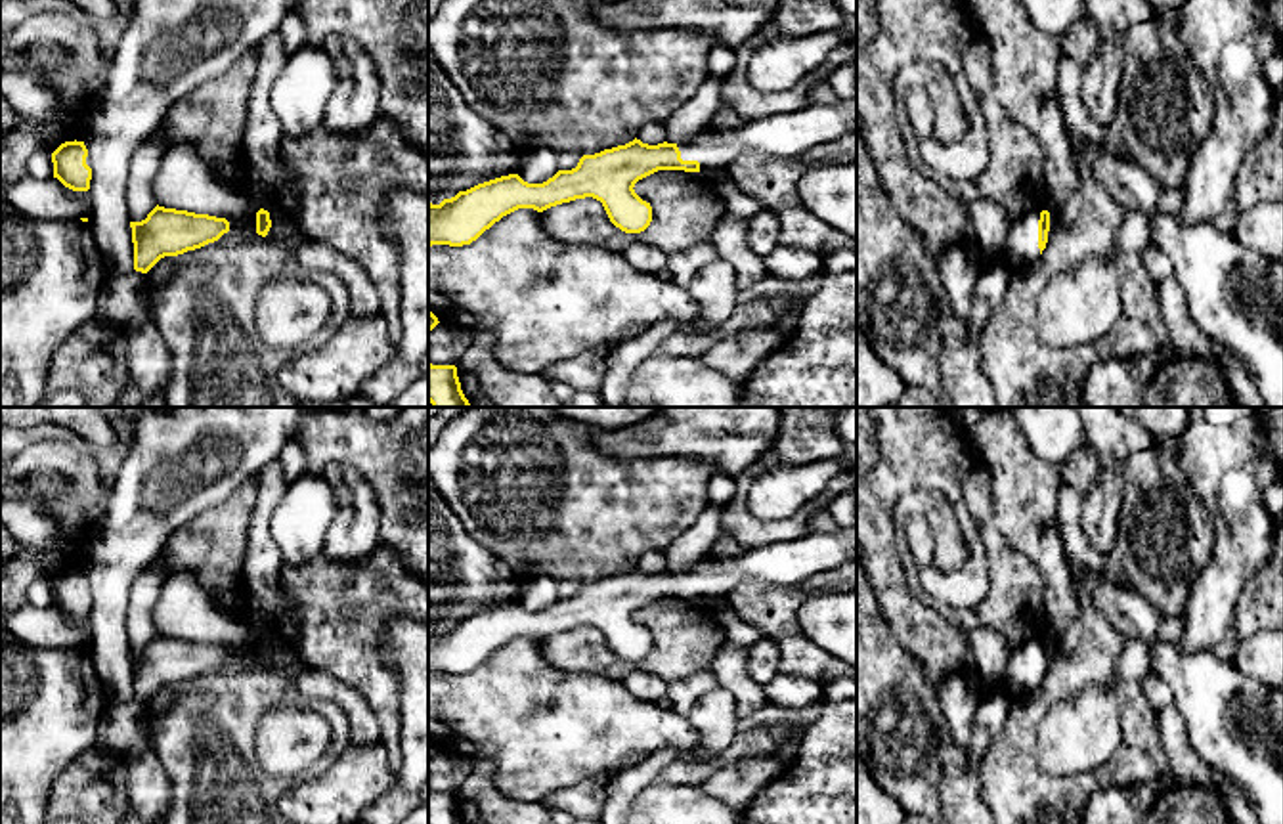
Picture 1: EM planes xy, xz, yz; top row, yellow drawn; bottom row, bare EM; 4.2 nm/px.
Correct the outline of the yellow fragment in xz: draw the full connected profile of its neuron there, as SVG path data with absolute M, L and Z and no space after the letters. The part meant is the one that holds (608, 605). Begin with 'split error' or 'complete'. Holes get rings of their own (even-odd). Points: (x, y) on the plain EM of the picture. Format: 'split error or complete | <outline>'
split error | M857 524L757 545L734 558L706 558L683 572L648 574L635 566L625 574L583 583L576 596L558 598L543 612L528 612L518 602L509 602L459 619L440 633L428 631L428 675L470 673L518 637L543 640L585 625L600 629L610 650L621 660L641 661L652 650L652 635L633 616L658 598L711 604L740 581L792 587L849 558L857 558Z

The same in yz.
split error | M1031 637L1011 652L1002 684L1010 688L1013 696L1034 690L1048 671L1050 640Z

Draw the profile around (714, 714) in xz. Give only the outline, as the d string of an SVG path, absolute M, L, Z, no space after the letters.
M717 684L694 702L686 719L694 726L698 740L694 751L683 759L707 769L715 767L717 755L734 738L738 719L734 696Z

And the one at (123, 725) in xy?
M130 698L109 704L98 725L98 746L111 757L124 755L141 740L147 740L149 715L145 702Z

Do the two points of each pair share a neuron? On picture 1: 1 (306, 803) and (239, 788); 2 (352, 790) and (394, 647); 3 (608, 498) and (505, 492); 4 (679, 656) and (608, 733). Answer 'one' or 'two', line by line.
1: two
2: one
3: one
4: two

